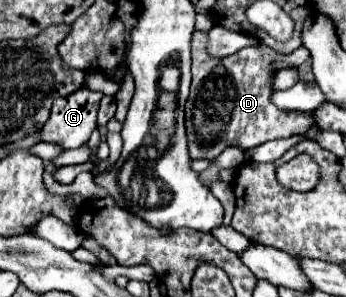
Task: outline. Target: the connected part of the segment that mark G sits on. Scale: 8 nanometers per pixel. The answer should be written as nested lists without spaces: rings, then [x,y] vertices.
[[[88,87],[68,97],[56,97],[52,115],[40,131],[40,141],[60,145],[62,149],[78,149],[88,143],[92,131],[98,127],[96,113],[102,97],[104,93]]]

